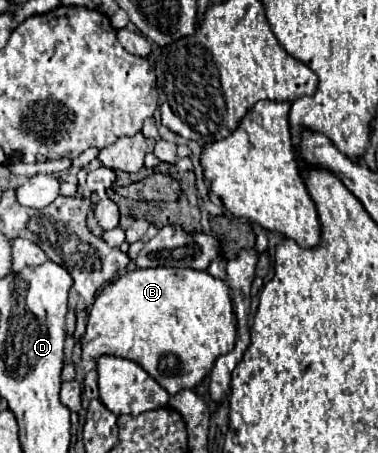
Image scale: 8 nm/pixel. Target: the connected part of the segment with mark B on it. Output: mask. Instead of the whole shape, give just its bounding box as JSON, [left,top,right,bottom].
[81,267,237,395]

